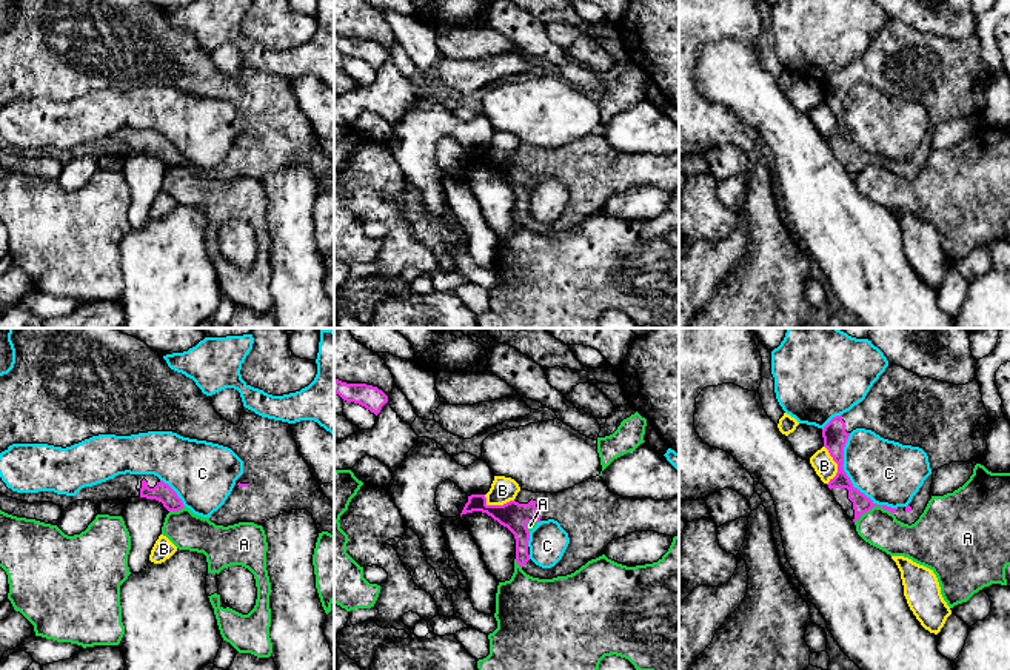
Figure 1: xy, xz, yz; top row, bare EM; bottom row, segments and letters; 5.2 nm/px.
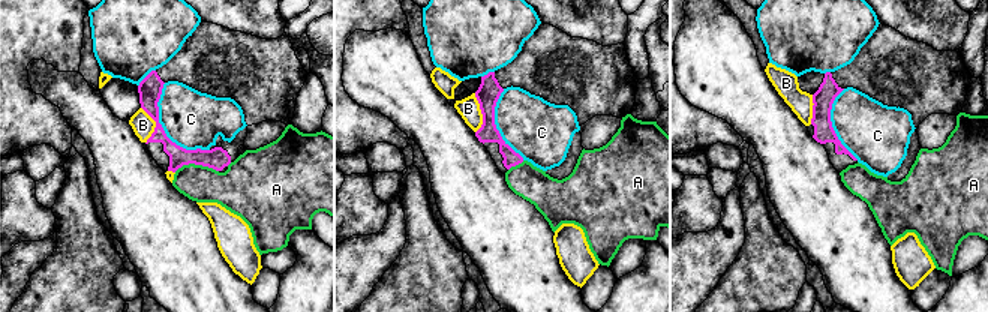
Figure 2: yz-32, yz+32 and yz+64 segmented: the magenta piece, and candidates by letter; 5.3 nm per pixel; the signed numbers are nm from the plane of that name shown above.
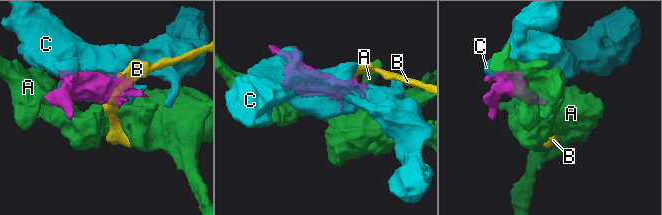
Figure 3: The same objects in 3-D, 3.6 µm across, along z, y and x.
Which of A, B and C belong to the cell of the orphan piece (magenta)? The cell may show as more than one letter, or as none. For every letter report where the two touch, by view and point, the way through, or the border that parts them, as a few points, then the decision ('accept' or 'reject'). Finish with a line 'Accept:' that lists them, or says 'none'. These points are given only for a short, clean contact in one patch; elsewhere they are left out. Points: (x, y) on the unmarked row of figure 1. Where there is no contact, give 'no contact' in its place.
A: contact yz (873, 160); border yz (893, 168), (873, 160), (855, 177); reject
B: contact yz (838, 120); reject
C: contact yz (850, 136); reject
Accept: none

